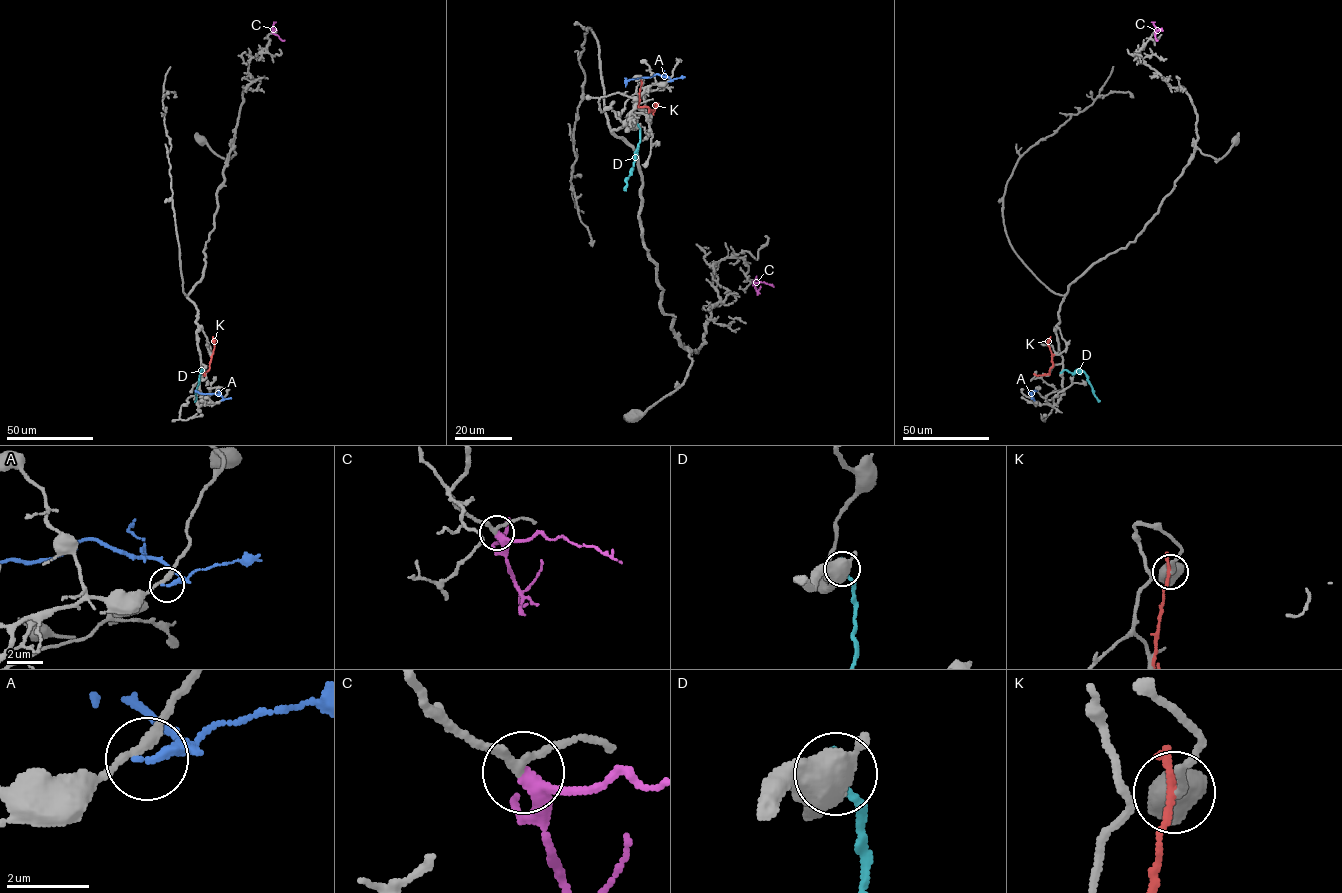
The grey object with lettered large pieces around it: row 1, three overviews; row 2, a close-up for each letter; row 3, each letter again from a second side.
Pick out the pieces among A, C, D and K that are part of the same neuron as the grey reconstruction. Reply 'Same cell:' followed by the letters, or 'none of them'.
Same cell: C

